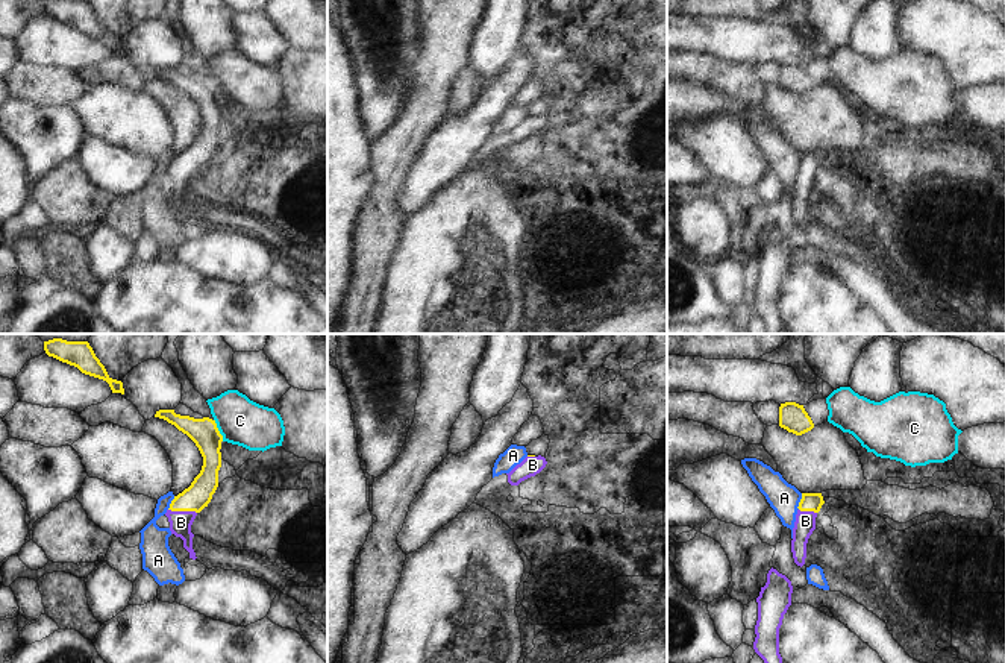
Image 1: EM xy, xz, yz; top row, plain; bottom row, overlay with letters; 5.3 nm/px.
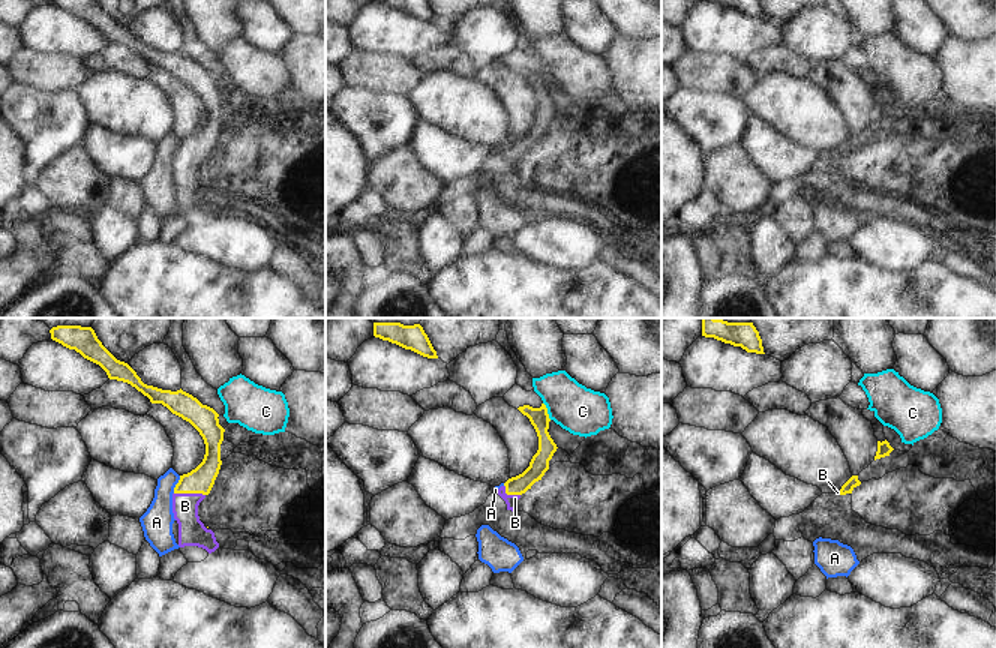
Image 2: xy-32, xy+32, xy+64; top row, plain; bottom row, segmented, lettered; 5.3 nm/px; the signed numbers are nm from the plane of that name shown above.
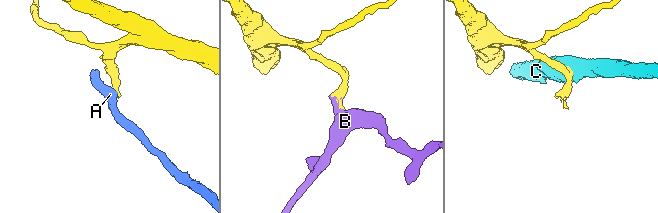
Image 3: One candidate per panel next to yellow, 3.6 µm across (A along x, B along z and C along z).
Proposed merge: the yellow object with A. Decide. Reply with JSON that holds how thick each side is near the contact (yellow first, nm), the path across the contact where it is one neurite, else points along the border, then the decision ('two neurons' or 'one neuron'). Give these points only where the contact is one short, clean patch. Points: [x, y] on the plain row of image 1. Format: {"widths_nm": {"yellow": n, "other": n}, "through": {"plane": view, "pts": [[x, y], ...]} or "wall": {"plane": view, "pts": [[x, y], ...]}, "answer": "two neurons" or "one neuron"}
{"widths_nm": {"yellow": 100, "other": 160}, "wall": {"plane": "yz", "pts": [[802, 153], [798, 169]]}, "answer": "two neurons"}

